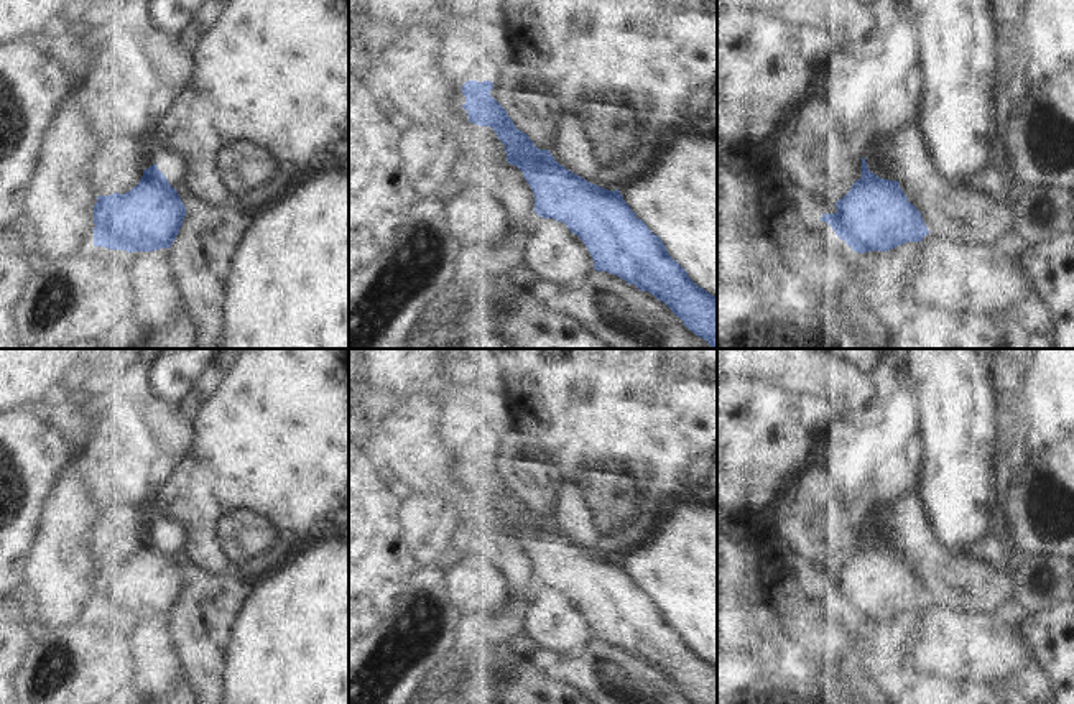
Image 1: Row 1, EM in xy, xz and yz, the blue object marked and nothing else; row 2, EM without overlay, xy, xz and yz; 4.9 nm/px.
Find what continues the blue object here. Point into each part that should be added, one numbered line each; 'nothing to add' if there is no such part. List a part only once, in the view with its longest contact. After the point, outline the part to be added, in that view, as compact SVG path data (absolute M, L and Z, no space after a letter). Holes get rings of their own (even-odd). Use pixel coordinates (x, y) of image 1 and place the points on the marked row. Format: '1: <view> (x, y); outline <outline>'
nothing to add

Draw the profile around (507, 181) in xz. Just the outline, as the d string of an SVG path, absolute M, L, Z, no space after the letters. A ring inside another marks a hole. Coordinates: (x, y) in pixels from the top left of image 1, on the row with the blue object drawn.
M431 20L401 31L398 39L373 59L363 81L380 99L390 100L395 110L411 123L441 128L454 138L464 166L459 183L482 192L493 191L510 214L513 234L503 262L512 263L523 245L526 222L536 214L535 194L521 169L507 161L505 145L498 140L493 128L469 122L467 110L462 109L465 95L456 86L447 69L449 35L451 25L446 20Z

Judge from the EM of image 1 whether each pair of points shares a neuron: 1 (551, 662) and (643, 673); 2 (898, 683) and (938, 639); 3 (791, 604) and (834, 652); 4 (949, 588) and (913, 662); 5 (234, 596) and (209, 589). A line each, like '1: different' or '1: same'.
1: different
2: different
3: same
4: different
5: same

